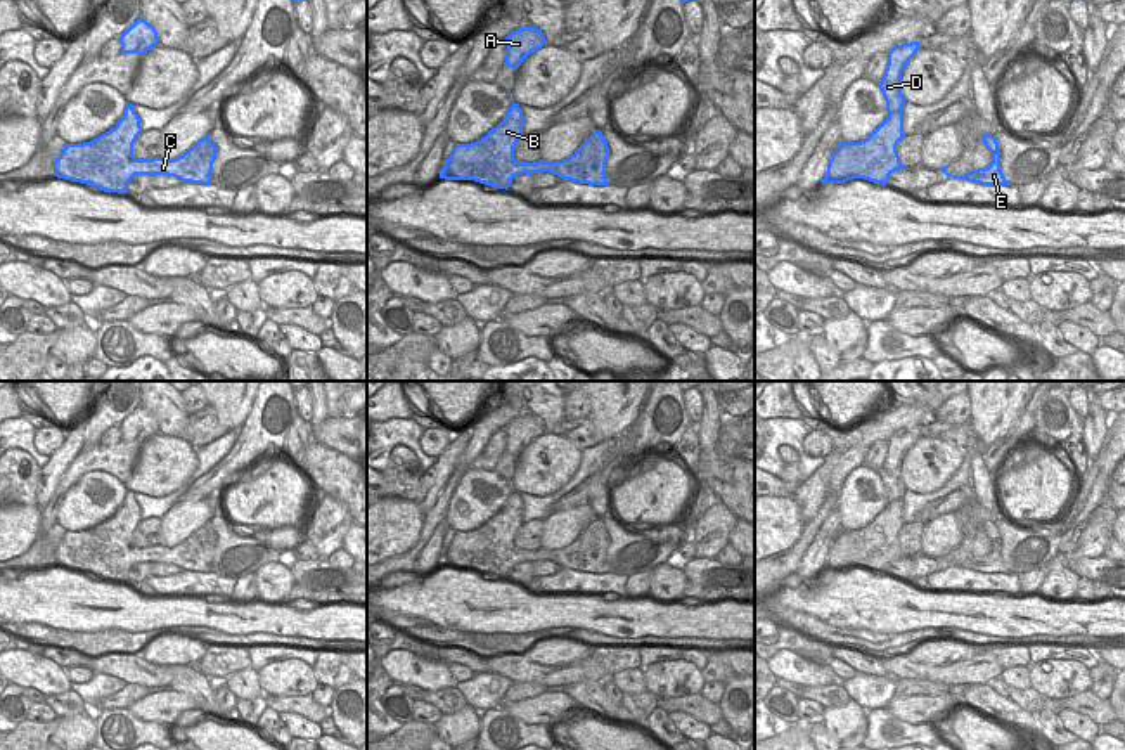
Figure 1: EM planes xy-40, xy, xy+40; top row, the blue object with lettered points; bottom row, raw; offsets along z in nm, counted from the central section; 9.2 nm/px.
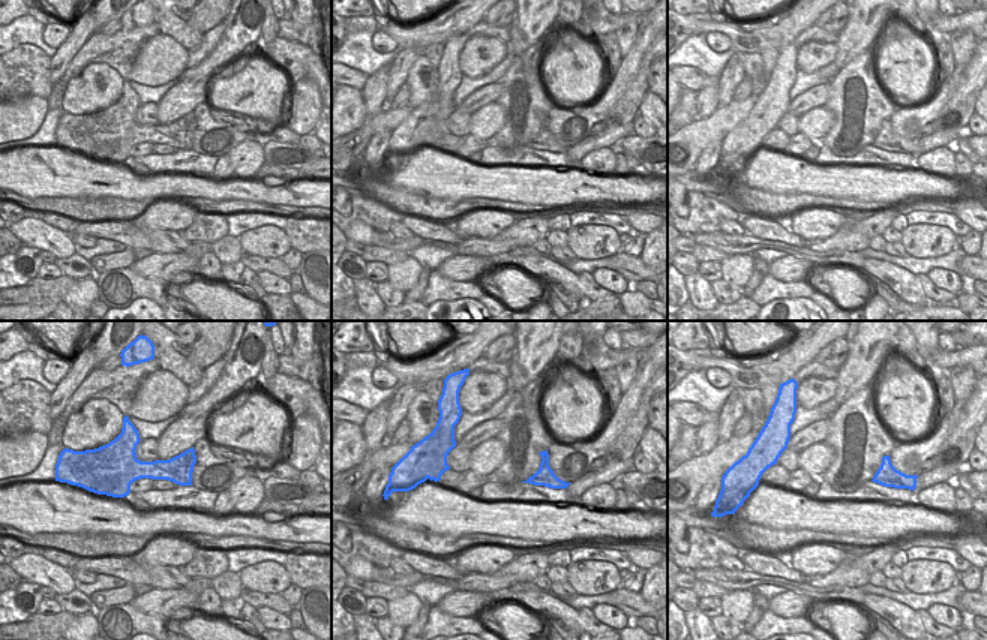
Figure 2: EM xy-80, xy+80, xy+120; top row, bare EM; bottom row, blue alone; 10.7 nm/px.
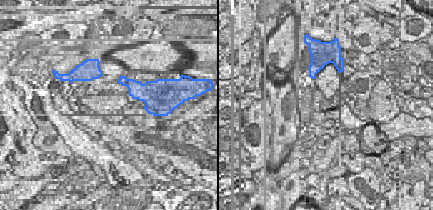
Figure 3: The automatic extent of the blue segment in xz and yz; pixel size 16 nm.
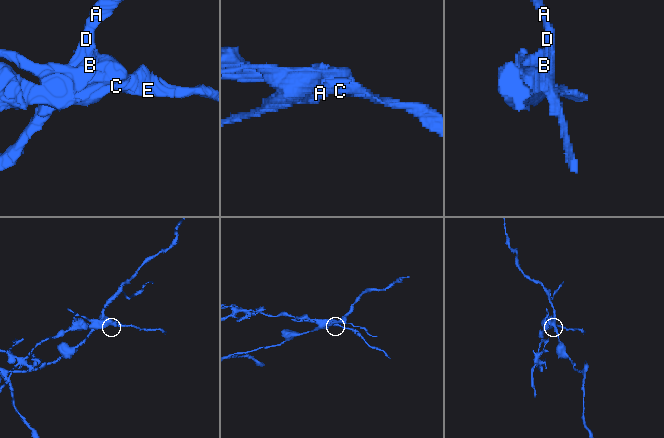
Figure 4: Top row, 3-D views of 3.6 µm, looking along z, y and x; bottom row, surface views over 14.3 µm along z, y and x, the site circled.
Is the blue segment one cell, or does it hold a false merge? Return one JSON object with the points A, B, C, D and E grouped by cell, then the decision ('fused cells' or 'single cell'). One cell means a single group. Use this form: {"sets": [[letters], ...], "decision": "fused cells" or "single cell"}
{"sets": [["A", "D"], ["B", "C", "E"]], "decision": "fused cells"}

